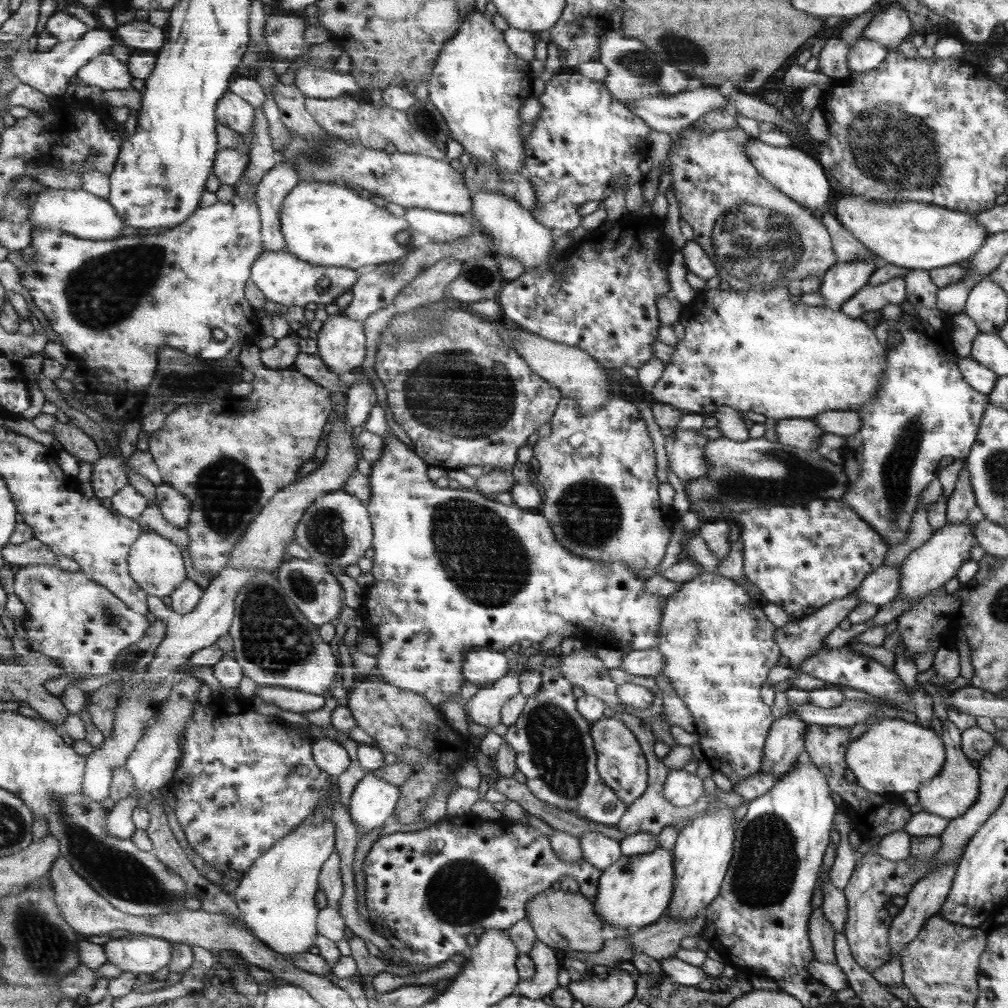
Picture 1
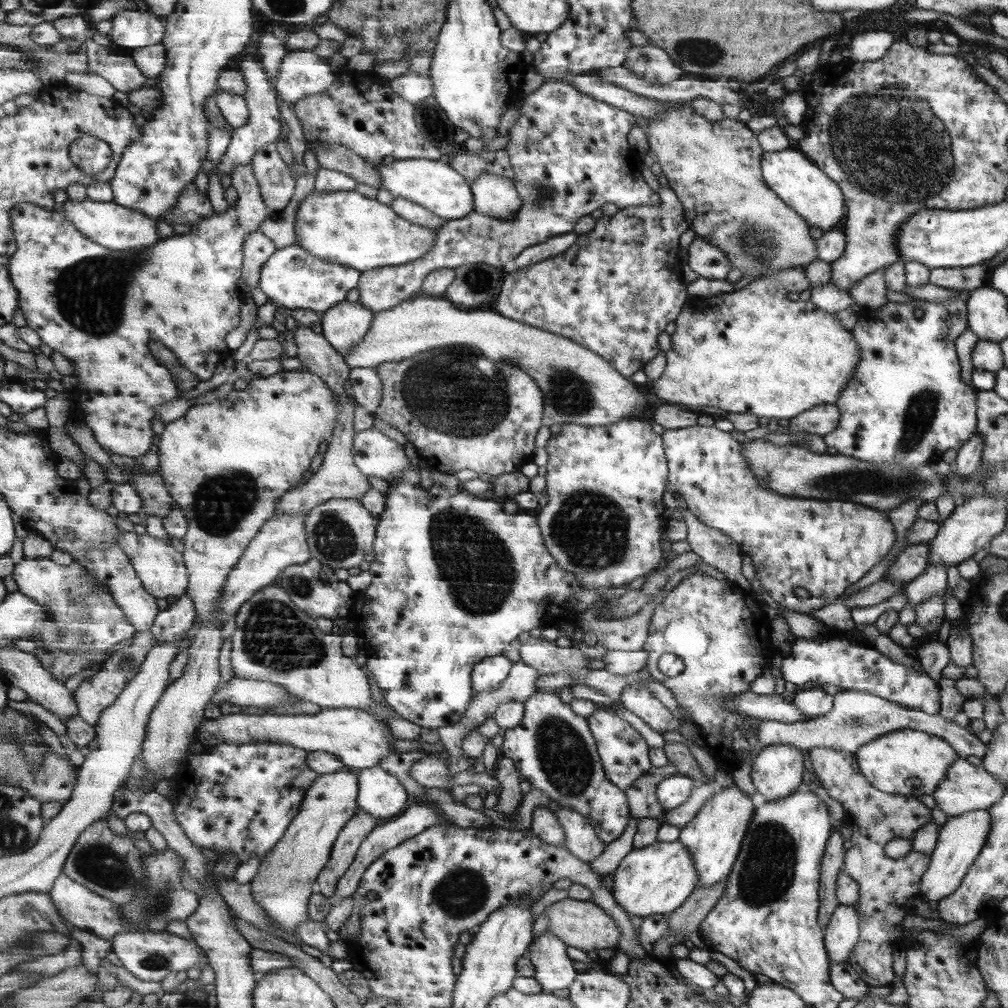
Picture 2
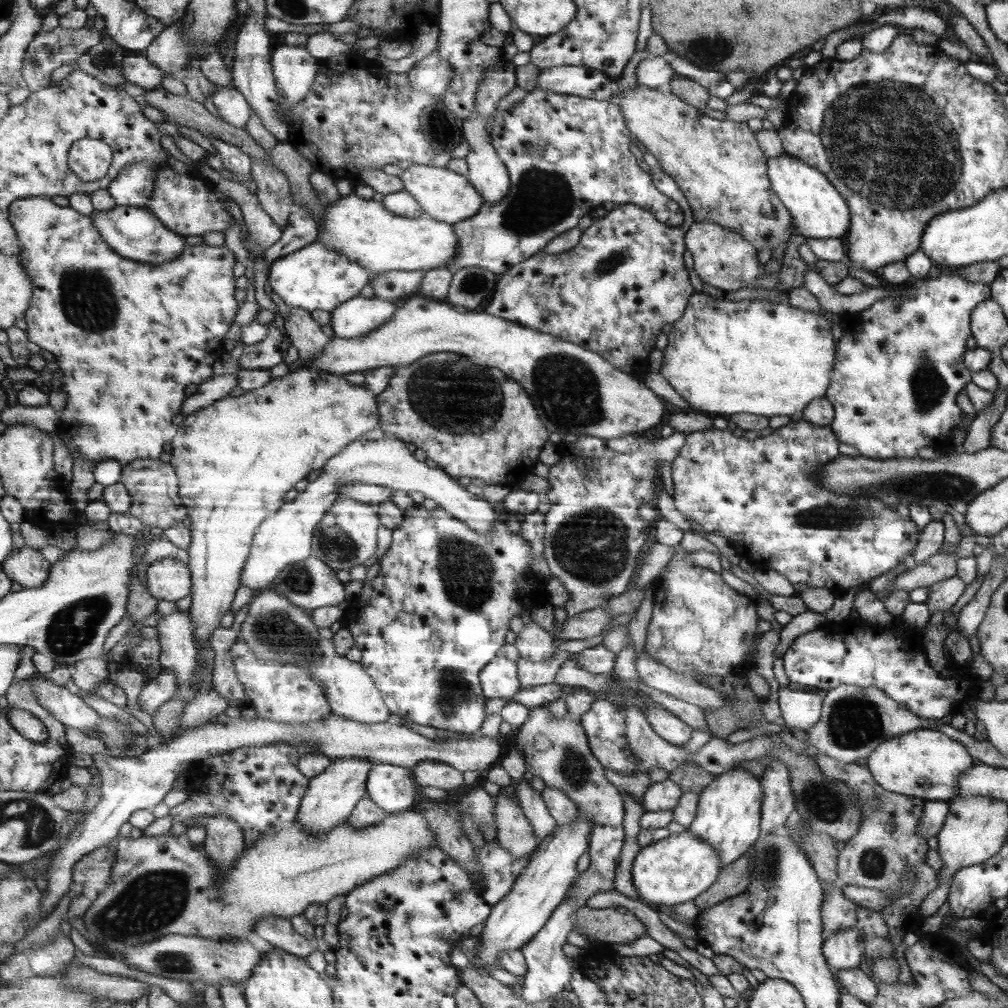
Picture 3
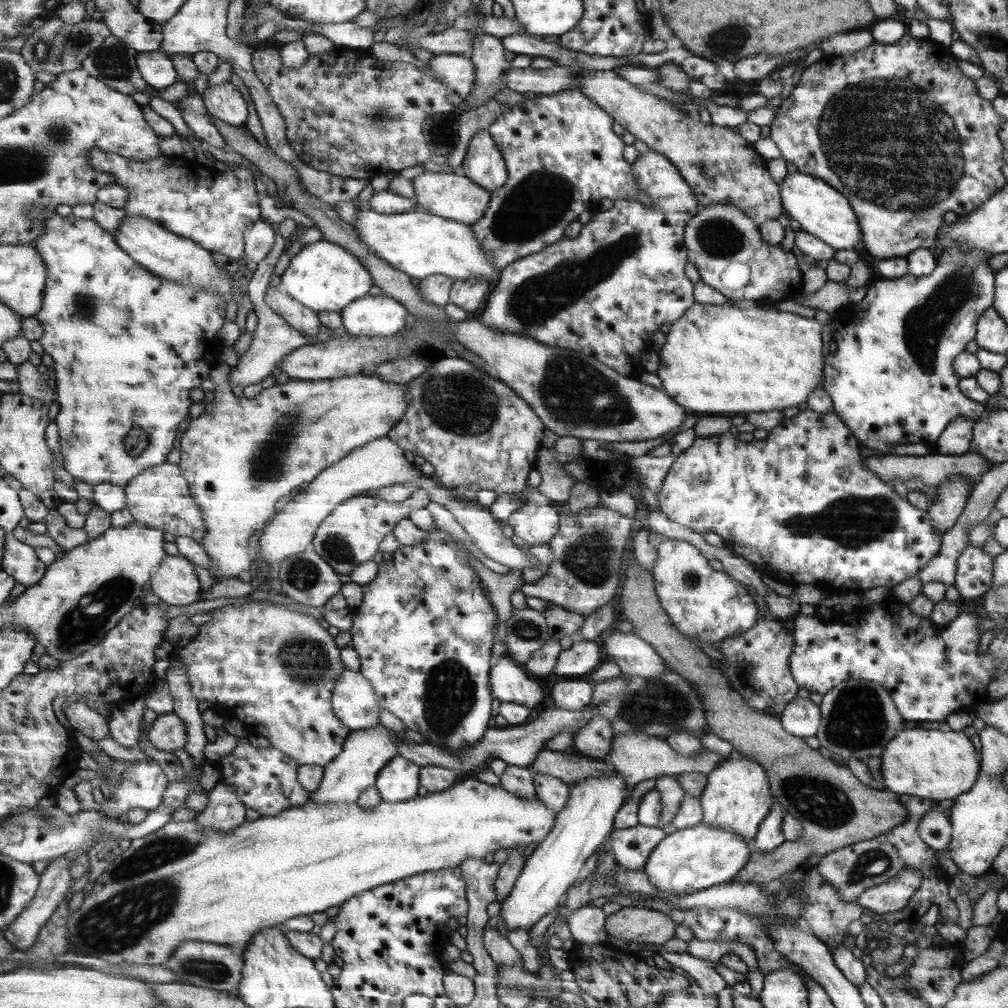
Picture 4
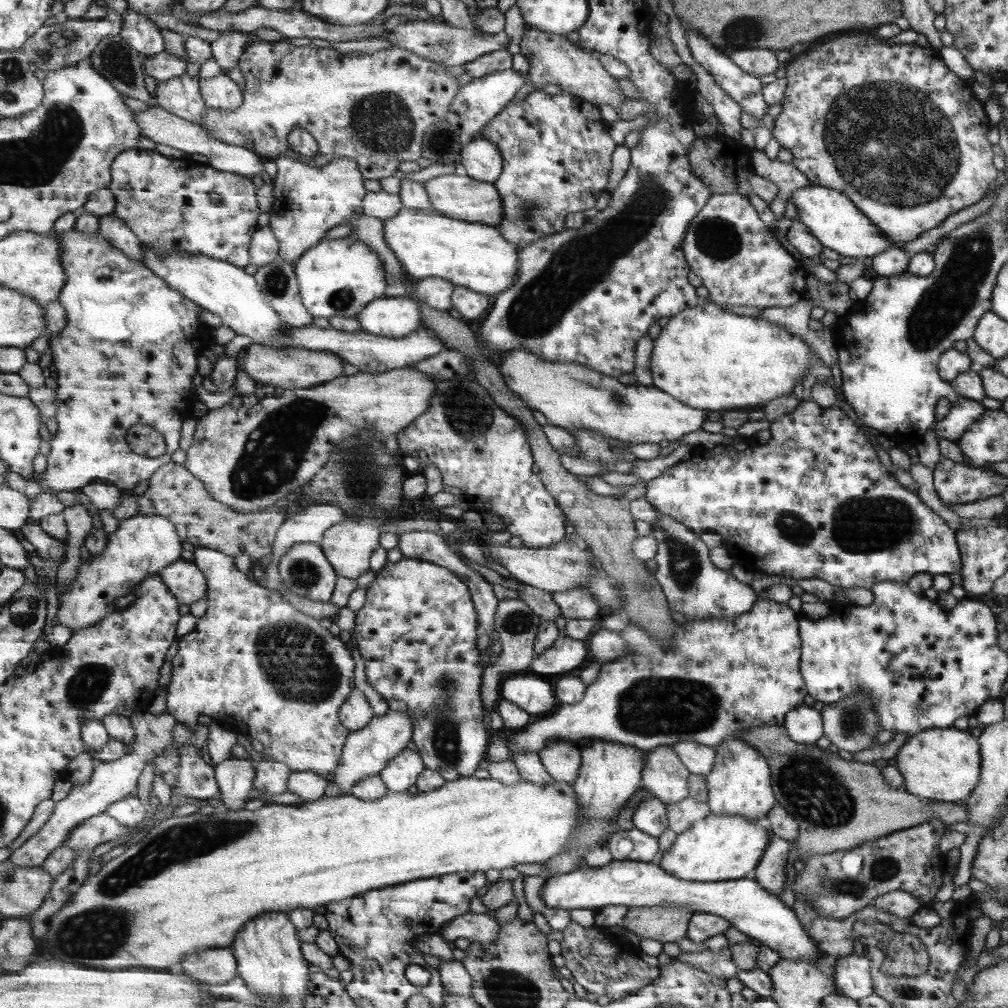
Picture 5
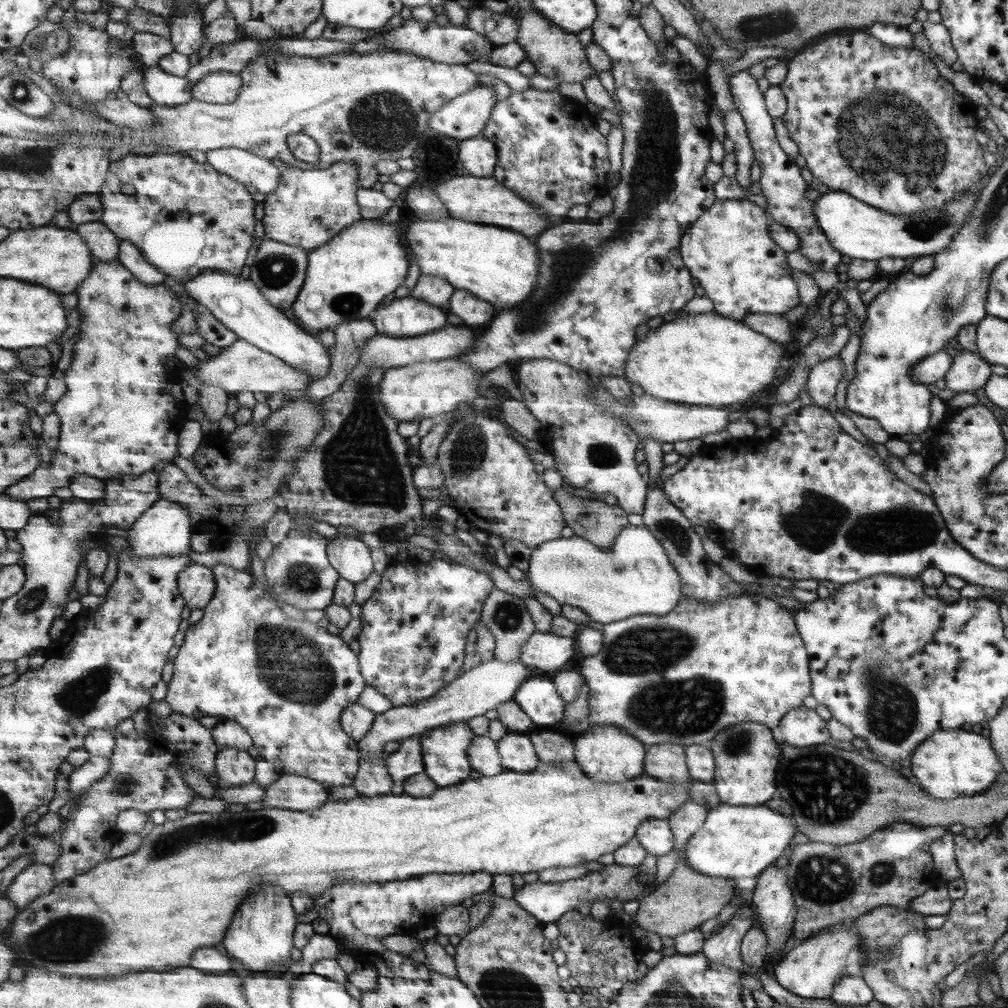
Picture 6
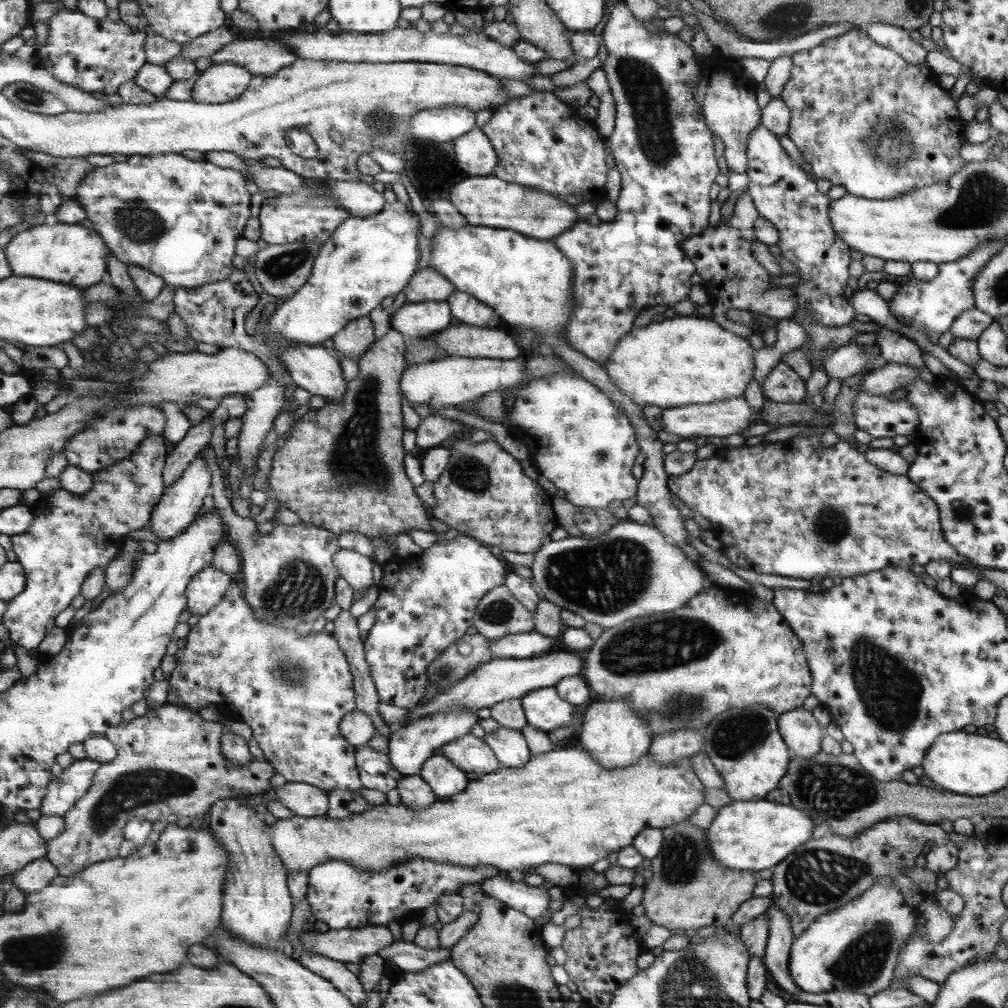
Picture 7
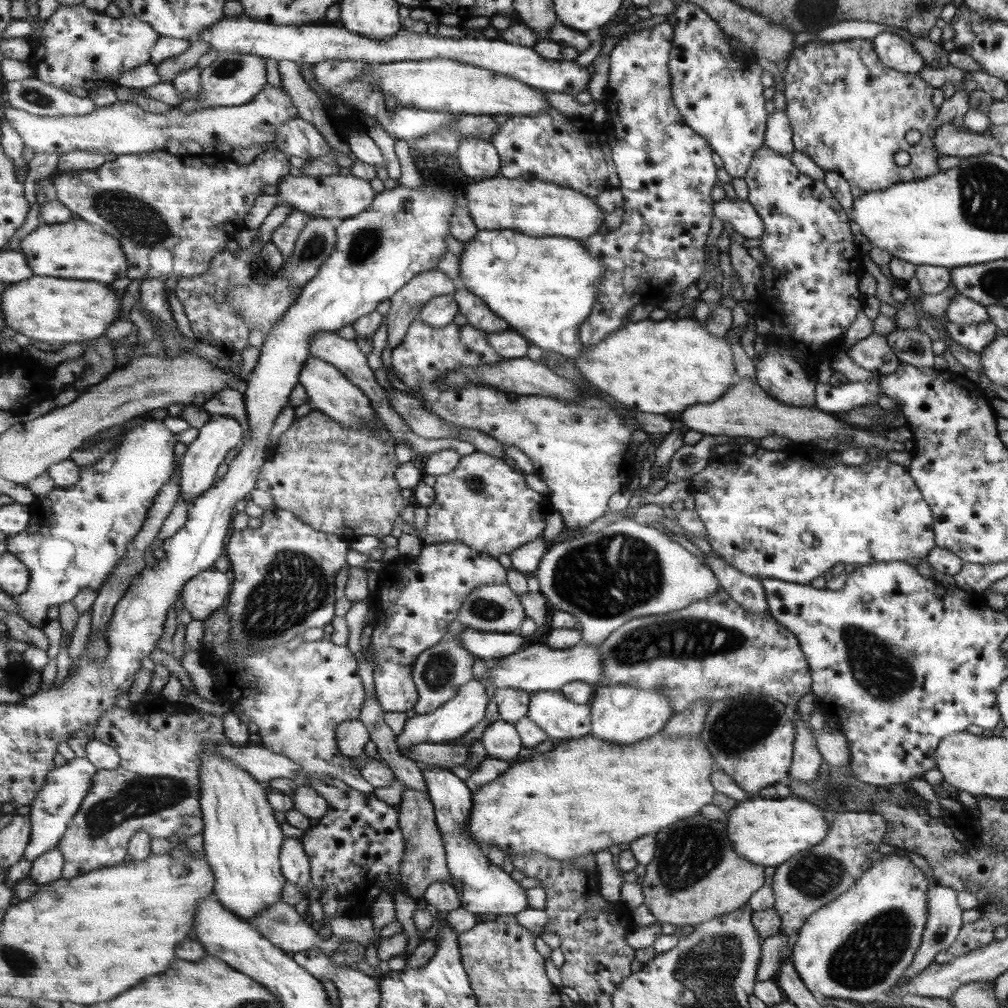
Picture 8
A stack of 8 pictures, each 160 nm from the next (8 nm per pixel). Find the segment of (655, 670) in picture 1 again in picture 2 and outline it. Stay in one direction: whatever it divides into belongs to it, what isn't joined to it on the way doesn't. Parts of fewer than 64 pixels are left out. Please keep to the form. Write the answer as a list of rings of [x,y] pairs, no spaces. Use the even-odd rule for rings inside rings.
[[[607,650],[604,657],[601,657],[604,664],[603,670],[615,676],[635,676],[642,668],[645,668],[647,653],[641,650],[623,651]]]

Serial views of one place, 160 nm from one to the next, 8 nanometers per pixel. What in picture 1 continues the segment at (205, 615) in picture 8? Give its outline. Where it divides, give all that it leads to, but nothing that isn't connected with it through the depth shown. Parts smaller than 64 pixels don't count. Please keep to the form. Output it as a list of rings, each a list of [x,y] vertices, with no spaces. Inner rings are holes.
[[[142,532],[141,537],[135,542],[130,553],[130,574],[145,593],[158,597],[170,597],[173,592],[187,579],[185,572],[185,556],[181,547],[175,545],[169,538],[160,536],[158,533]]]

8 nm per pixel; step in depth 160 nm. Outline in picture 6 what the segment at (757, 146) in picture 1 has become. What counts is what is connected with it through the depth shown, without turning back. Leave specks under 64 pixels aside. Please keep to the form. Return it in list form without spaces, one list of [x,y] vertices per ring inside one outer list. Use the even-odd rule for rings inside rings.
[[[982,188],[975,193],[965,193],[959,199],[948,200],[943,208],[924,210],[913,216],[891,216],[863,201],[840,191],[829,191],[814,200],[814,217],[818,227],[825,233],[829,244],[843,256],[851,259],[876,261],[891,257],[904,260],[907,256],[933,256],[943,250],[963,223],[966,223],[970,210],[979,199]]]

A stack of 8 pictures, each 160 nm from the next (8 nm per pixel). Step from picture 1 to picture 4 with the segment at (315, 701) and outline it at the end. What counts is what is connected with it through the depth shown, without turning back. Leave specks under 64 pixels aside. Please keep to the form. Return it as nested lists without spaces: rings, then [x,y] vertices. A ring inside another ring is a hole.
[[[178,714],[158,715],[152,726],[142,731],[156,748],[172,753],[188,743],[186,722]]]

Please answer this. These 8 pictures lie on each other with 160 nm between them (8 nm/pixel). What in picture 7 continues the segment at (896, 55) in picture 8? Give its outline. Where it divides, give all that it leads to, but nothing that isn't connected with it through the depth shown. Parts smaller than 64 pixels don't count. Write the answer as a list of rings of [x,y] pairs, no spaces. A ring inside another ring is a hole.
[[[882,22],[866,24],[862,29],[871,40],[874,40],[879,45],[883,45],[883,48],[891,49],[902,60],[907,61],[907,64],[915,66],[915,64],[925,62],[926,50],[911,39],[909,31]]]

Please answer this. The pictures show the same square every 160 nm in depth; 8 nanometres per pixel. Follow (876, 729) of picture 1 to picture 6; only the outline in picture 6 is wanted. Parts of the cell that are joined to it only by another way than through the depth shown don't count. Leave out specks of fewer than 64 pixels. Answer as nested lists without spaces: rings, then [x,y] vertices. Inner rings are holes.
[[[947,729],[935,731],[915,746],[909,755],[911,774],[916,784],[932,798],[949,800],[979,795],[1000,774],[1000,764],[988,738],[973,731]]]

